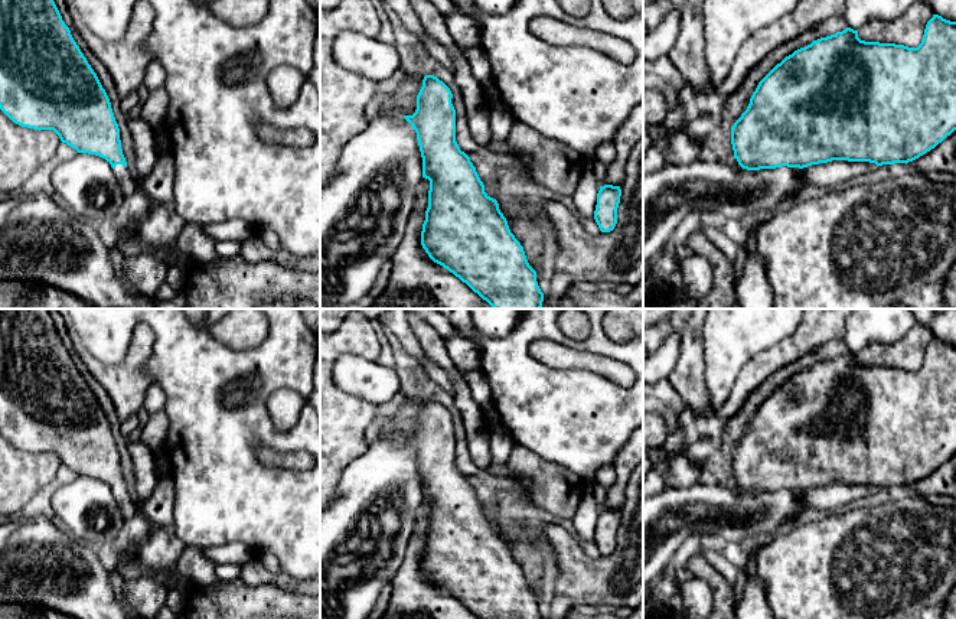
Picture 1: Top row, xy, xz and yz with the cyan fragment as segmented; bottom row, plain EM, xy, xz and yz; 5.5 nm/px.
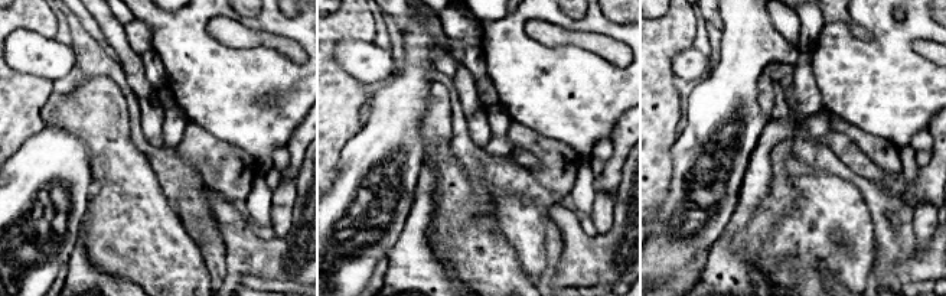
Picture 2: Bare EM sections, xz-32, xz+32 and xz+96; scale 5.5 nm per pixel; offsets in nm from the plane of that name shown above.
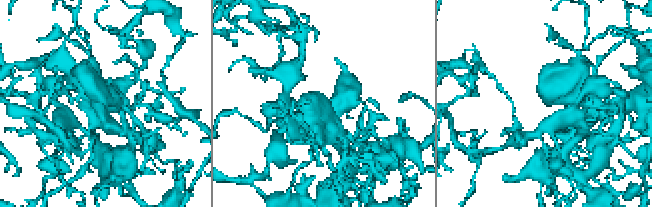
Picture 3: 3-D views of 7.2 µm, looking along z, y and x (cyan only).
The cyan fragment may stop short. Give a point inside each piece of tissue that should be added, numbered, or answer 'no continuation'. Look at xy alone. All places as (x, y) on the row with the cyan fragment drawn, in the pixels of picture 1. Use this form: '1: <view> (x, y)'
1: xy (129, 185)

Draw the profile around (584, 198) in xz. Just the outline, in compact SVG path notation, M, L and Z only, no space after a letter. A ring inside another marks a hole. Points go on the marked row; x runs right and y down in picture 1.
M585 163L577 188L572 193L572 208L581 221L594 218L598 190L600 186L594 177L593 164Z

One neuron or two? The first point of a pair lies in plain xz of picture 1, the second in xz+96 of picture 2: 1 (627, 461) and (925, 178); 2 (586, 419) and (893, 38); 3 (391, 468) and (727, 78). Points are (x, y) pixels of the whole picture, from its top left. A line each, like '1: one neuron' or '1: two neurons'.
1: one neuron
2: one neuron
3: one neuron

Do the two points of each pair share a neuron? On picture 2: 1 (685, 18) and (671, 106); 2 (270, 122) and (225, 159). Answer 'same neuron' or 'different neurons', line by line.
1: same neuron
2: different neurons

